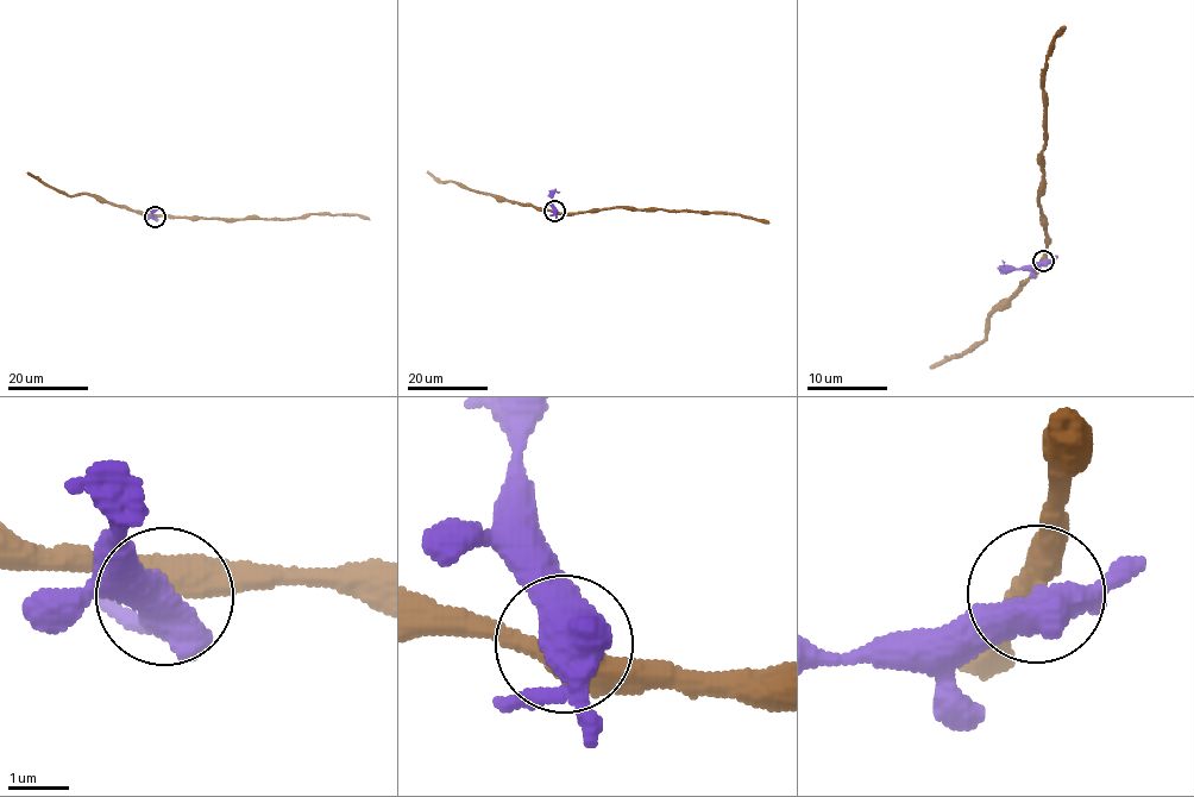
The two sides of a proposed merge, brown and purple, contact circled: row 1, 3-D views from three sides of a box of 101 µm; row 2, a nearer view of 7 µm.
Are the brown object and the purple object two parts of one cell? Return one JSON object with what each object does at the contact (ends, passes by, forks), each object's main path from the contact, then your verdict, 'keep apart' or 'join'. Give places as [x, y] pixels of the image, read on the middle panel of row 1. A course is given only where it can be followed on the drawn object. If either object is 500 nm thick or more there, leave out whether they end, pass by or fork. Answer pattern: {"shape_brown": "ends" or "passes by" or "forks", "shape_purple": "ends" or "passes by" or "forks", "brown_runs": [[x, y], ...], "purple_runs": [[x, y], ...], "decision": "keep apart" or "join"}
{"shape_brown": "passes by", "shape_purple": "forks", "brown_runs": [[554, 211], [633, 207], [731, 213], [768, 223]], "purple_runs": [[554, 211], [552, 195], [559, 193]], "decision": "keep apart"}

